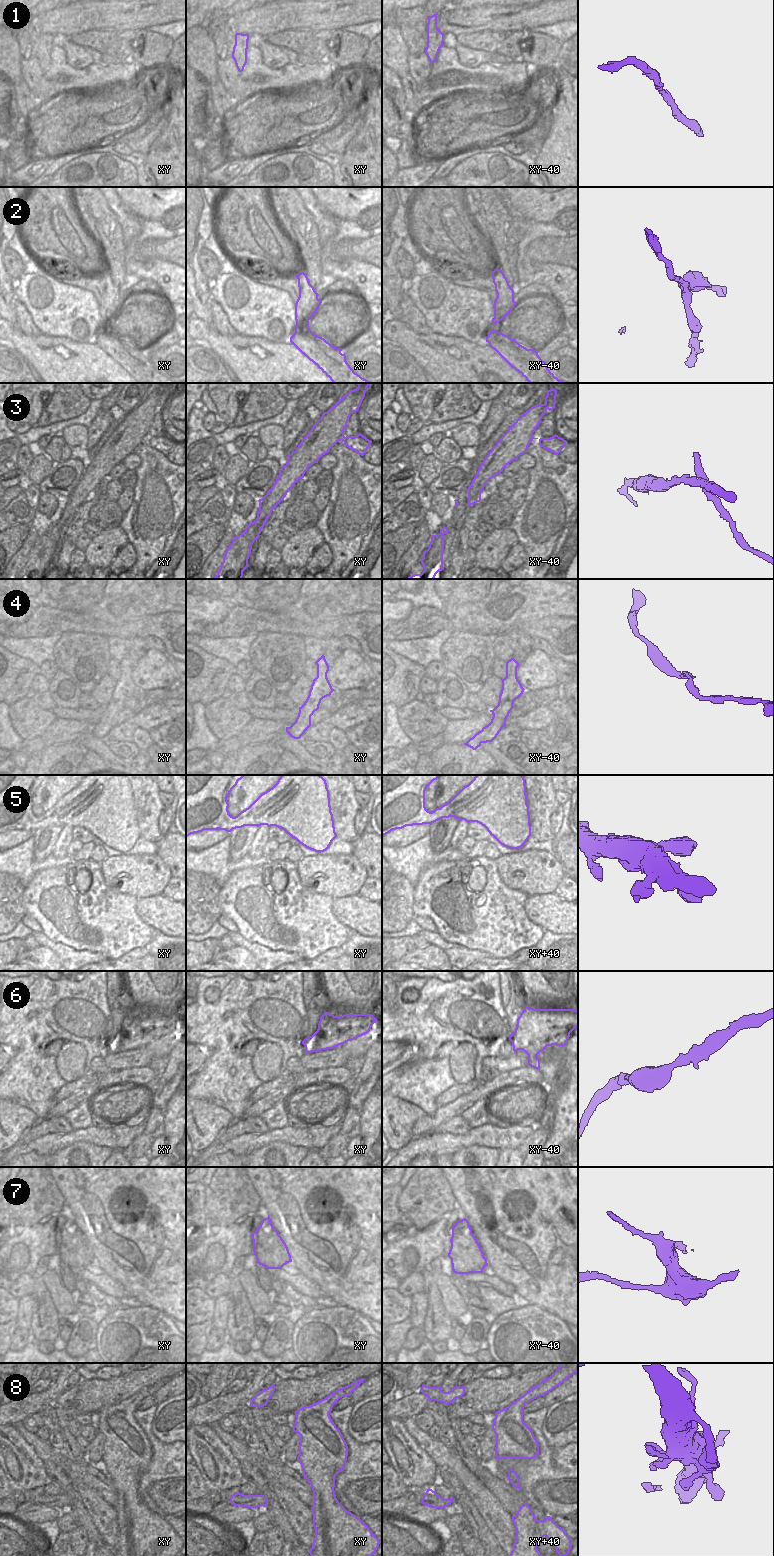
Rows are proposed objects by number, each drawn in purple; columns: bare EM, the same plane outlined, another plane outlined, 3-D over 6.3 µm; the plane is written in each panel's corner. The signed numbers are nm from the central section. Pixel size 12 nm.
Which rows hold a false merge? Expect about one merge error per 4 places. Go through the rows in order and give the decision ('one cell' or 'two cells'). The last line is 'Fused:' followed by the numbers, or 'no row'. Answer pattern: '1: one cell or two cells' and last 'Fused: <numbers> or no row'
1: one cell
2: two cells
3: two cells
4: one cell
5: one cell
6: one cell
7: two cells
8: one cell
Fused: 2, 3, 7

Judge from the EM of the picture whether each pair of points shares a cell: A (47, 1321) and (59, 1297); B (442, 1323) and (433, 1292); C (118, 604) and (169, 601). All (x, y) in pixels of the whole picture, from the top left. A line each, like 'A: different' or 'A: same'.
A: different
B: same
C: same

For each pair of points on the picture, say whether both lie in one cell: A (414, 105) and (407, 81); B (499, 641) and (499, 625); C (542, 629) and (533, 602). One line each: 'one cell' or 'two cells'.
A: one cell
B: two cells
C: two cells

